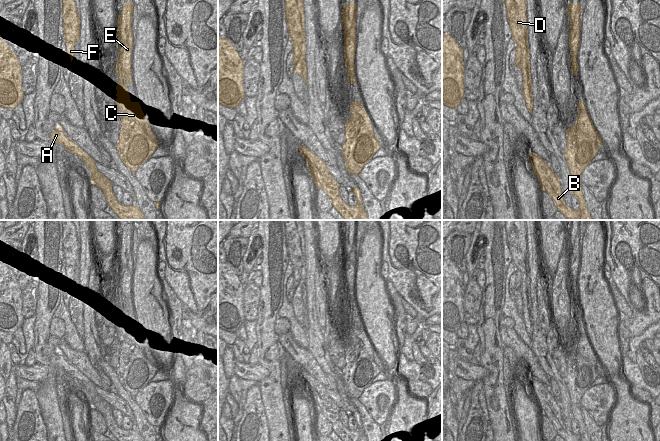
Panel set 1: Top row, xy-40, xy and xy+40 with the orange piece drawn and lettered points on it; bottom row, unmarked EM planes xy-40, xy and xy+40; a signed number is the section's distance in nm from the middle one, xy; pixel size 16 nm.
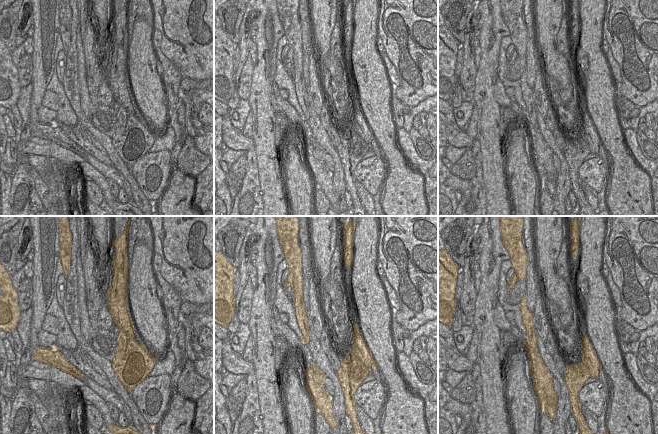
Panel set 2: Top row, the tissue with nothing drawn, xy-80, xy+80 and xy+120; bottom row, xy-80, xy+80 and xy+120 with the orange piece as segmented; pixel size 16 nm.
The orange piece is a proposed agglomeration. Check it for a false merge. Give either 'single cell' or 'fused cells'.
fused cells

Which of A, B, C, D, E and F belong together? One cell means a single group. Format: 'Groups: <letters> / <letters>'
Groups: A B C D E / F

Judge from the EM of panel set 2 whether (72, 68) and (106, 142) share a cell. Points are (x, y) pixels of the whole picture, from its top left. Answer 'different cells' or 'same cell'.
same cell

